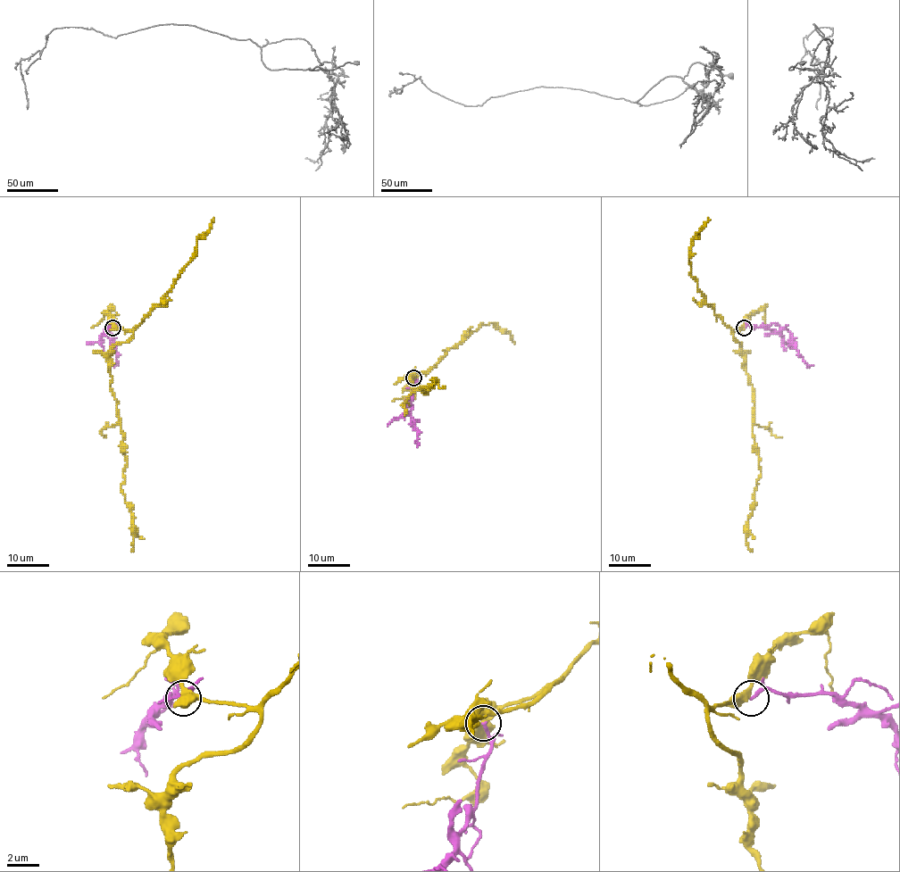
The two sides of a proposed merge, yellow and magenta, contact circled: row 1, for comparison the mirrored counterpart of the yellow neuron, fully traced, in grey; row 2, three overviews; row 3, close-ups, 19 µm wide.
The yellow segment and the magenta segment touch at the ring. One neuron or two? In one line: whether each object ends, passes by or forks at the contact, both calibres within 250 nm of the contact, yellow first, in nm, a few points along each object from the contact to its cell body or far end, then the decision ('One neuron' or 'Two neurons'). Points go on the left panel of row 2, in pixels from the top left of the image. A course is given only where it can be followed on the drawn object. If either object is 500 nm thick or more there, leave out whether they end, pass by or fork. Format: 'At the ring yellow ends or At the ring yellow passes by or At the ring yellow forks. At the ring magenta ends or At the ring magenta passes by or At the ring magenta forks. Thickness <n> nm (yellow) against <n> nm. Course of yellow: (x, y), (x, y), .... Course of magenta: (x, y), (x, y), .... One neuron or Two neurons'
At the ring yellow passes by. At the ring magenta ends. Thickness 440 nm (yellow) against 190 nm. Course of yellow: (112, 328), (134, 333), (111, 349), (108, 356), (126, 461), (120, 490), (131, 515), (131, 550). Course of magenta: (112, 328), (106, 331), (112, 330), (118, 355), (117, 366). Two neurons

